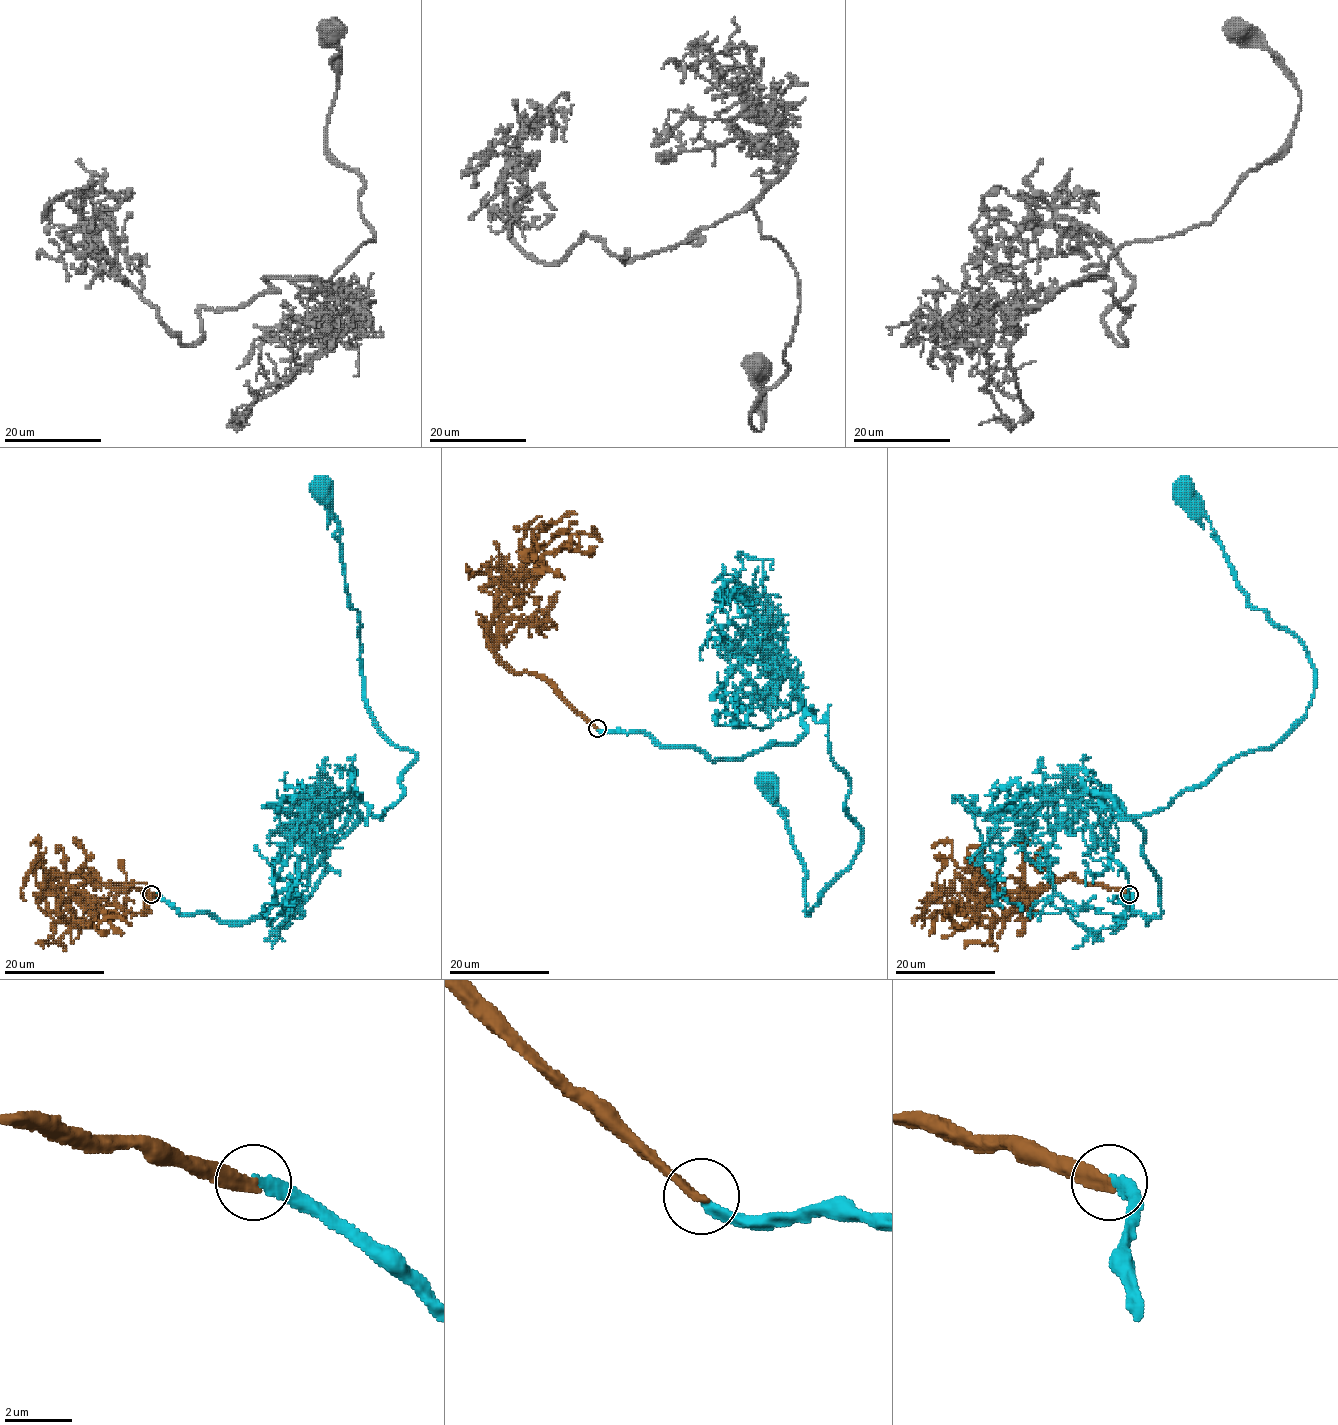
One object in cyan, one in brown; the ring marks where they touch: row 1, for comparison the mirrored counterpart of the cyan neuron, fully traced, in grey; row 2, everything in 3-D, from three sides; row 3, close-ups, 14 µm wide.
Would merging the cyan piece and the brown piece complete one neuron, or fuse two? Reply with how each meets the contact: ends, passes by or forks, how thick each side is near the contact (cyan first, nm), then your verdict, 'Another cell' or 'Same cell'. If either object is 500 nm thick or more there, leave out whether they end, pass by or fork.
At the ring cyan ends. At the ring brown ends. Thickness 360 nm (cyan) against 340 nm. Same cell

